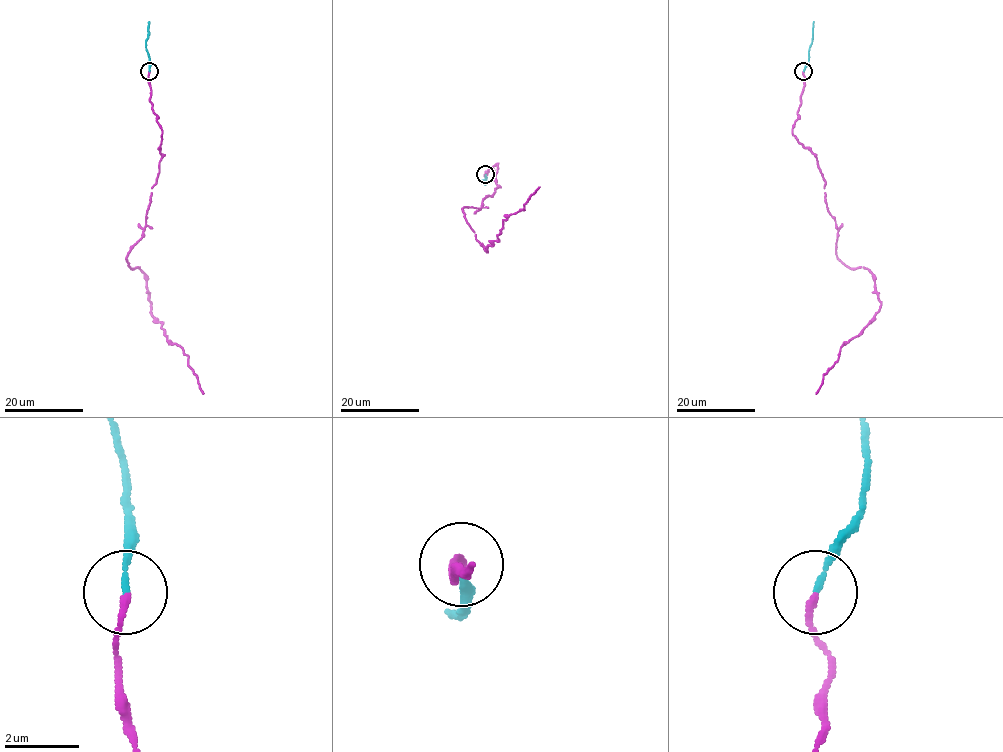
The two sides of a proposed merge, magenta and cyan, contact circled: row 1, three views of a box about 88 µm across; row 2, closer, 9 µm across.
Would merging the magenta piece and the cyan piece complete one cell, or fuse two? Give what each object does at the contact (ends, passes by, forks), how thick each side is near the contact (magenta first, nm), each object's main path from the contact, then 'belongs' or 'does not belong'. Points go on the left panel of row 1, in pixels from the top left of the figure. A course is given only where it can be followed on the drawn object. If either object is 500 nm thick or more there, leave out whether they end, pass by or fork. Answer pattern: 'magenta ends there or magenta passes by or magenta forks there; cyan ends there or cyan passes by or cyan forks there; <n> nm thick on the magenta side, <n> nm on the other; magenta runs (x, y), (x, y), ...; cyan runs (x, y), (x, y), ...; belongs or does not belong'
magenta ends there; cyan ends there; 160 nm thick on the magenta side, 140 nm on the other; magenta runs (149, 71), (161, 157), (143, 235), (126, 258), (131, 268), (140, 267), (151, 315), (188, 356), (203, 393); cyan runs (149, 71), (145, 43), (149, 22); belongs

